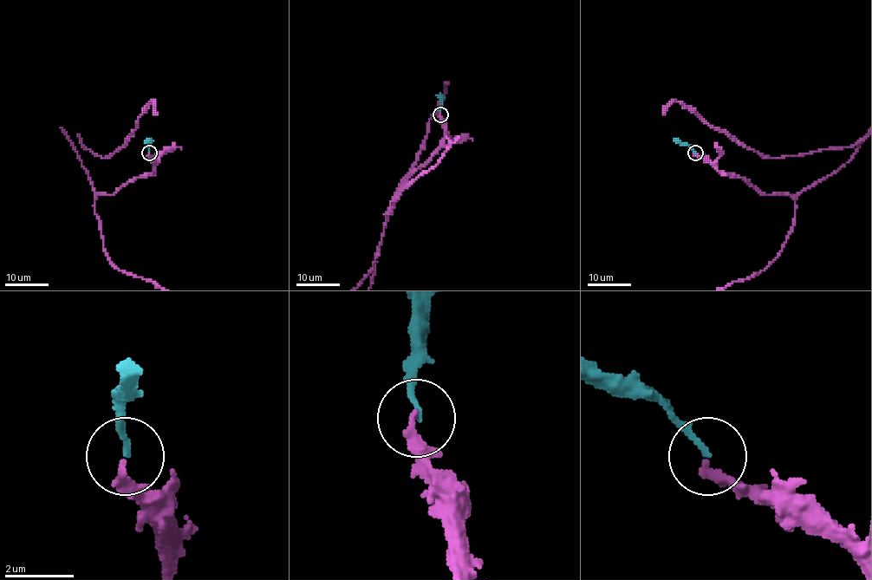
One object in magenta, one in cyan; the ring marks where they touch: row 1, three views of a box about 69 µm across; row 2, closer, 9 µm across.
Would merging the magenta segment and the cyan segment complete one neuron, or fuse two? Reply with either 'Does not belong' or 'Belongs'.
Belongs

